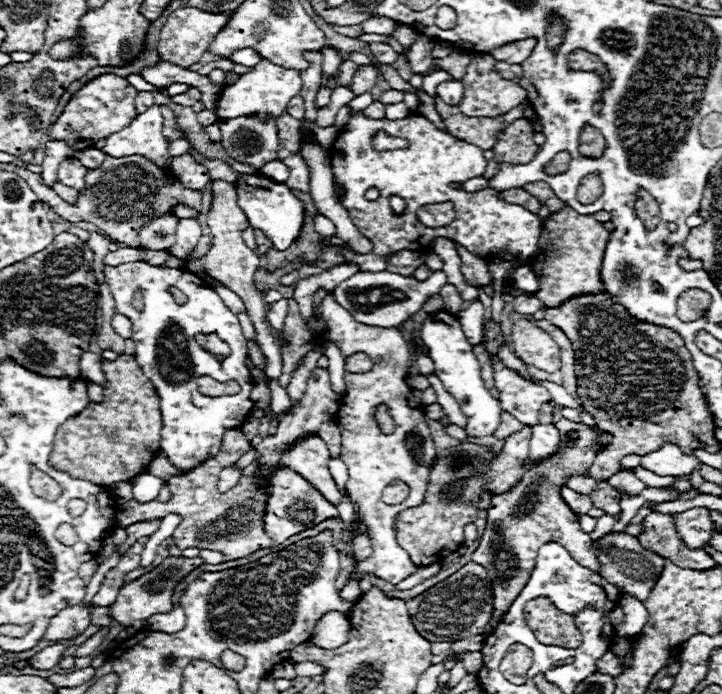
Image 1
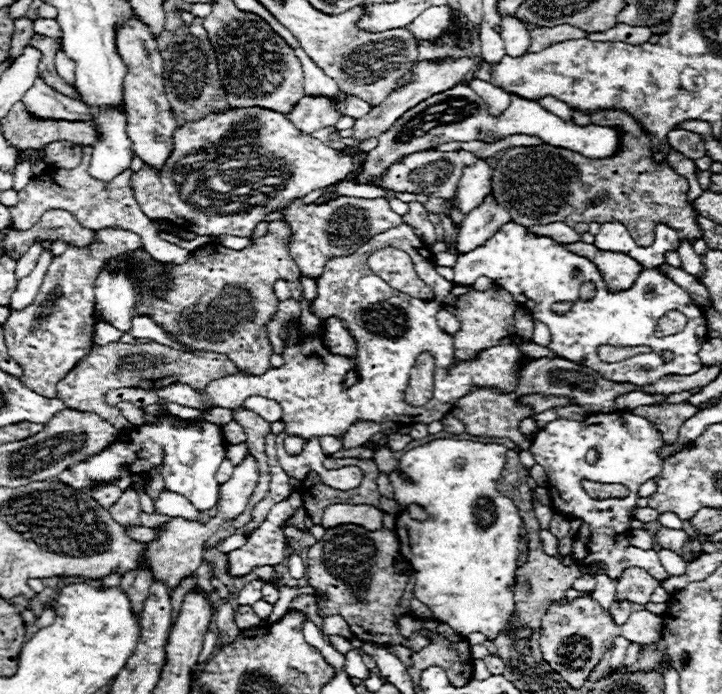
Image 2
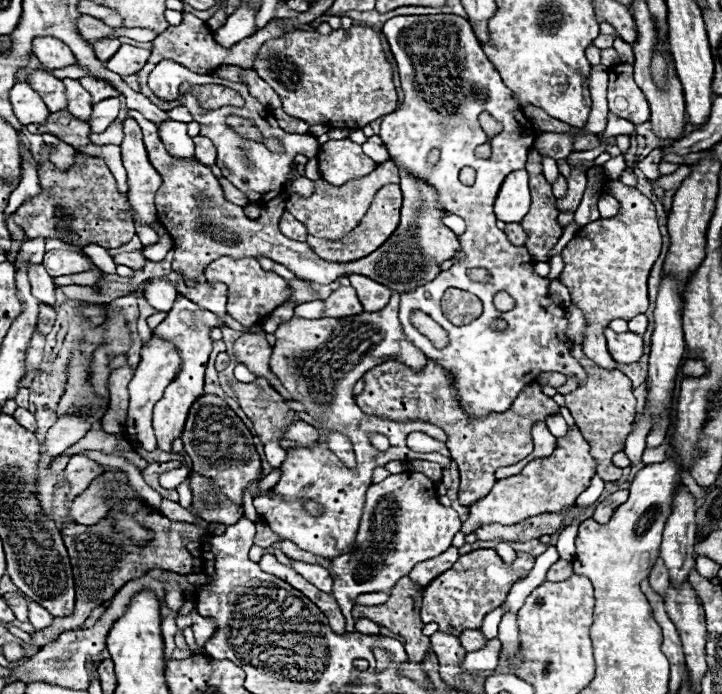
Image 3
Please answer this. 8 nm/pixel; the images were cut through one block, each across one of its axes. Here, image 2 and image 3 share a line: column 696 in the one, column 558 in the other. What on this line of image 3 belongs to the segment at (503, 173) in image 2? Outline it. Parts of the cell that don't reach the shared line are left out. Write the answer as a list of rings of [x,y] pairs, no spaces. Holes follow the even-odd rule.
[[[534,148],[528,152],[526,172],[530,176],[532,206],[520,224],[528,234],[526,248],[530,248],[534,262],[544,262],[548,250],[562,236],[562,228],[556,222],[560,212],[556,210],[556,198],[552,194],[552,186],[544,180],[540,154]]]

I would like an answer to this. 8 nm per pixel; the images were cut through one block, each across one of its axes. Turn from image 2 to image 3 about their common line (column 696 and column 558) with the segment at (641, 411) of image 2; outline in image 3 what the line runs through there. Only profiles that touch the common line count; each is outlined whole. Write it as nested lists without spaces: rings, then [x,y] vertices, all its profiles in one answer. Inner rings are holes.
[[[388,360],[372,368],[364,374],[364,392],[356,396],[356,404],[362,408],[362,412],[372,416],[382,416],[396,422],[424,420],[440,426],[448,436],[446,448],[460,468],[458,500],[462,506],[470,506],[474,504],[474,500],[480,500],[490,492],[496,482],[494,472],[500,466],[508,466],[516,460],[526,458],[532,450],[532,424],[560,410],[560,406],[550,396],[542,394],[540,384],[534,382],[518,394],[518,398],[506,412],[492,412],[480,420],[472,420],[454,398],[452,376],[436,366],[432,360],[428,360],[422,372],[412,372],[396,360]]]

